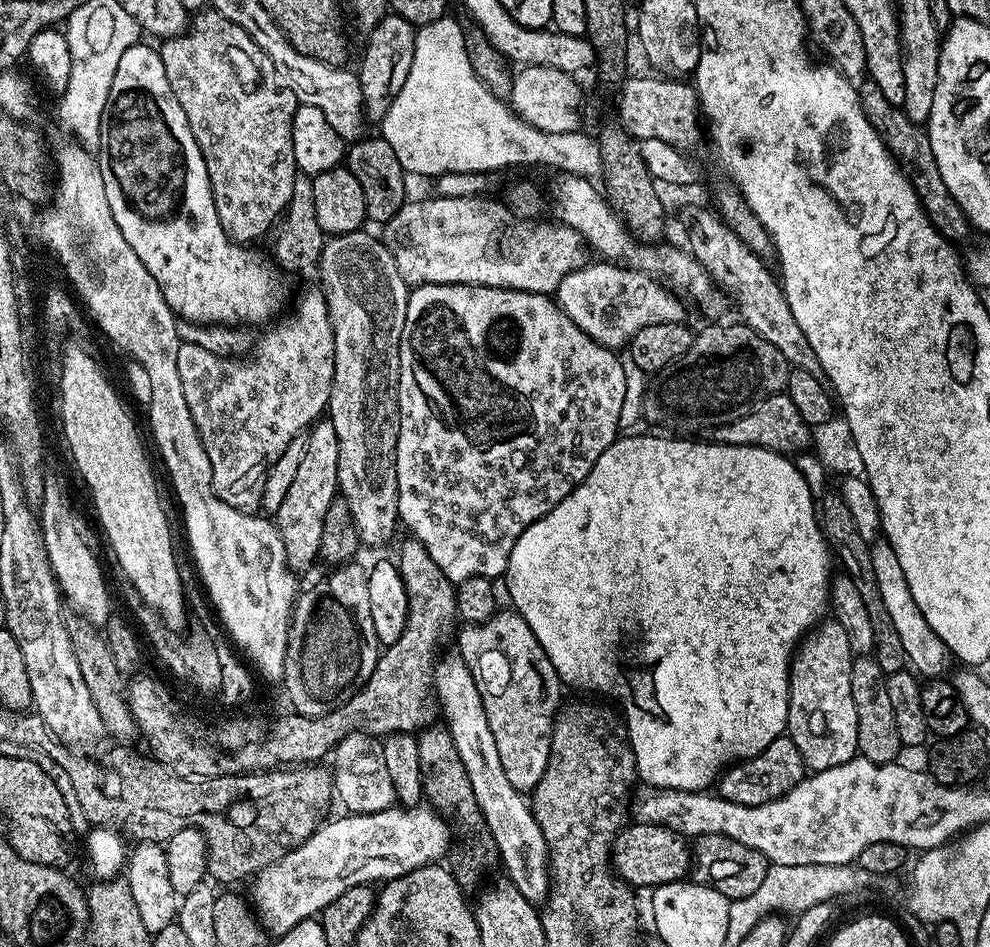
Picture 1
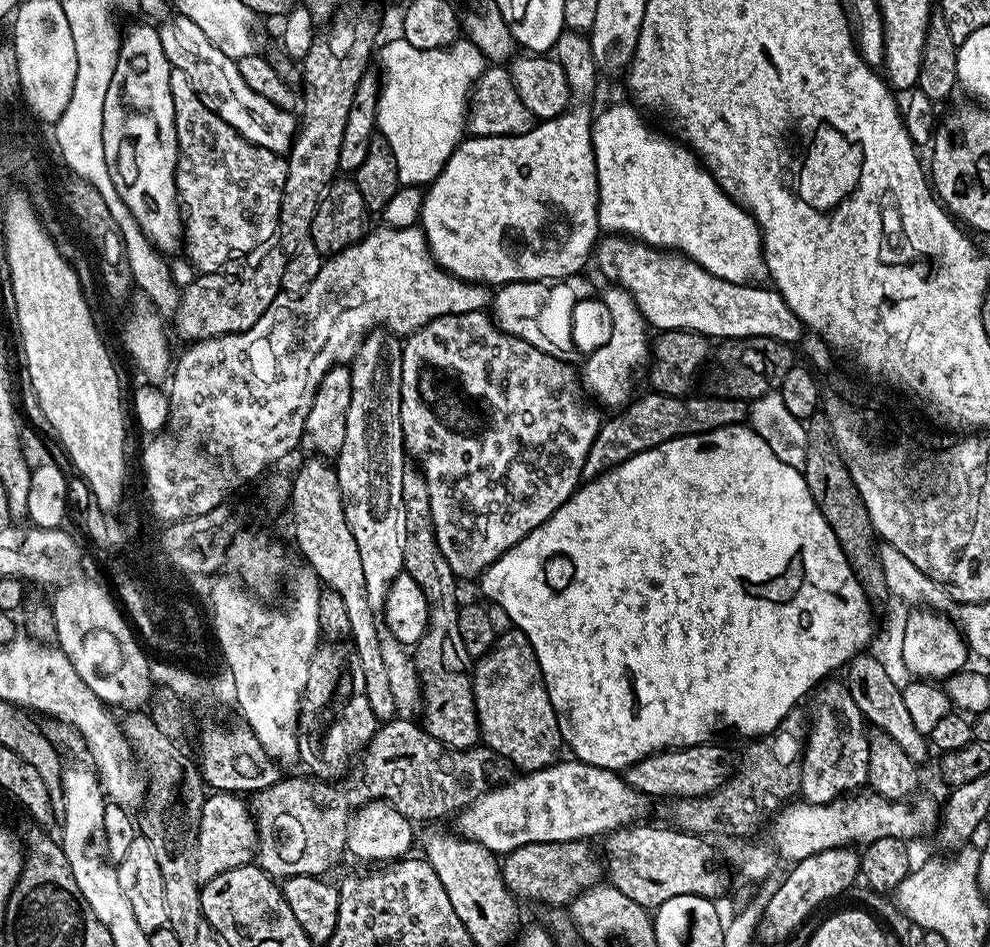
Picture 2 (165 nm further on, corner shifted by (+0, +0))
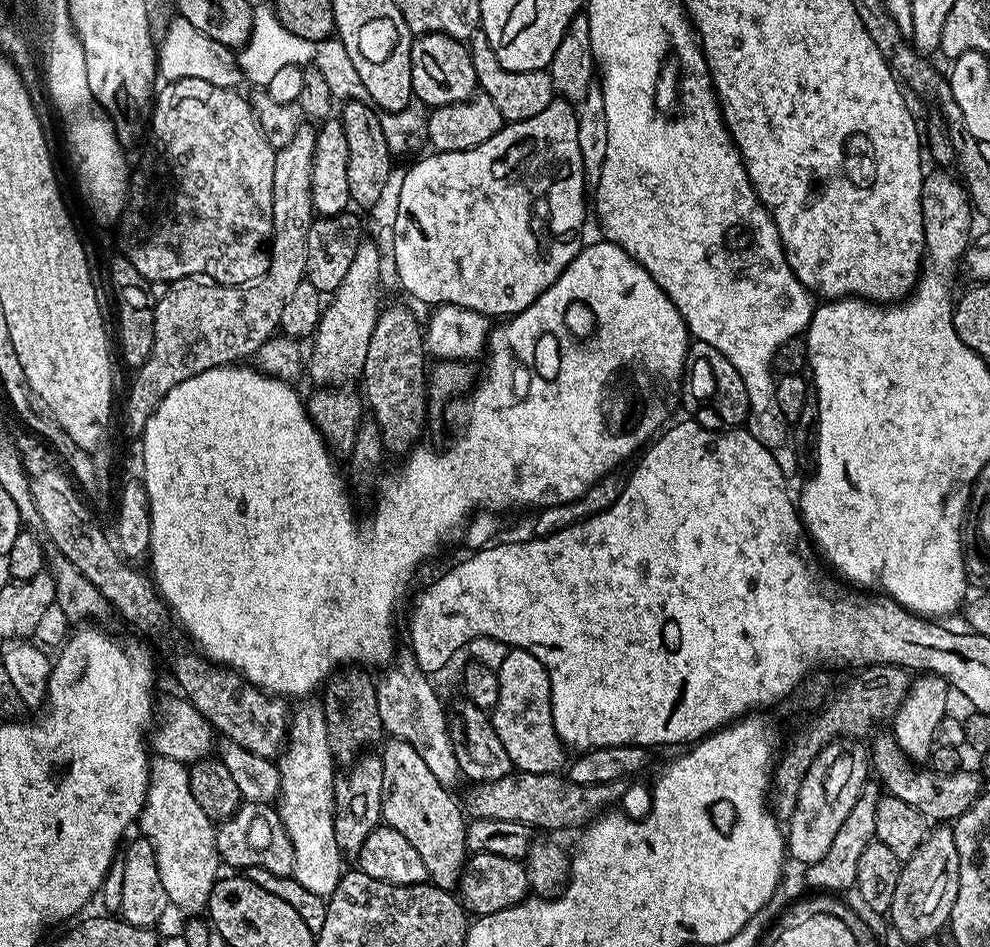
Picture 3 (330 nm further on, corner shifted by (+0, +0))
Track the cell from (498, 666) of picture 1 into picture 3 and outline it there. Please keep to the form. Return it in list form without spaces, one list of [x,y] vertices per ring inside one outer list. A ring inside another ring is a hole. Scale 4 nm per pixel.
[[[513,648],[498,669],[497,678],[498,700],[490,715],[502,746],[506,746],[506,754],[510,754],[513,769],[530,774],[559,773],[566,764],[566,746],[554,730],[550,678],[542,662],[524,648]]]

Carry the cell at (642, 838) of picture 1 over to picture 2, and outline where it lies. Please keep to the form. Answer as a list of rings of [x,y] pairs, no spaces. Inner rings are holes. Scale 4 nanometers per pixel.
[[[582,840],[570,842],[534,842],[507,853],[500,865],[500,877],[513,896],[524,900],[537,900],[547,906],[567,905],[582,890],[601,883],[602,868],[597,857],[592,857],[589,845]]]

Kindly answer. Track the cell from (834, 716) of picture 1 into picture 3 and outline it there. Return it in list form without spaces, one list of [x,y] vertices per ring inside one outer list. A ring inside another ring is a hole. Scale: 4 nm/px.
[[[841,738],[827,744],[822,754],[814,758],[810,770],[806,770],[802,790],[798,790],[798,806],[786,824],[786,852],[791,859],[809,866],[834,846],[842,822],[846,822],[850,810],[854,810],[858,794],[862,794],[870,780],[870,752],[860,744],[863,743],[856,738]]]

